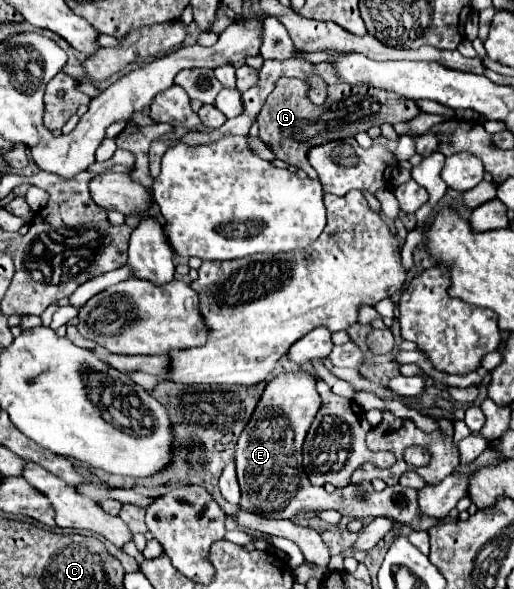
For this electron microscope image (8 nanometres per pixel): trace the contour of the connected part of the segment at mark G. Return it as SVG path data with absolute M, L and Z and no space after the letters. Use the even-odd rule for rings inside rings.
M327 63L314 64L316 74L329 84L329 98L323 106L315 106L307 98L307 84L295 78L279 78L279 84L275 84L275 90L269 94L261 114L257 116L259 134L261 140L273 150L273 154L279 160L285 160L289 166L295 166L303 170L309 178L317 176L317 172L311 168L307 160L307 152L313 146L353 138L359 132L369 130L371 126L381 124L397 124L407 122L419 116L419 108L413 100L401 98L395 92L373 88L373 86L349 86L337 76Z

